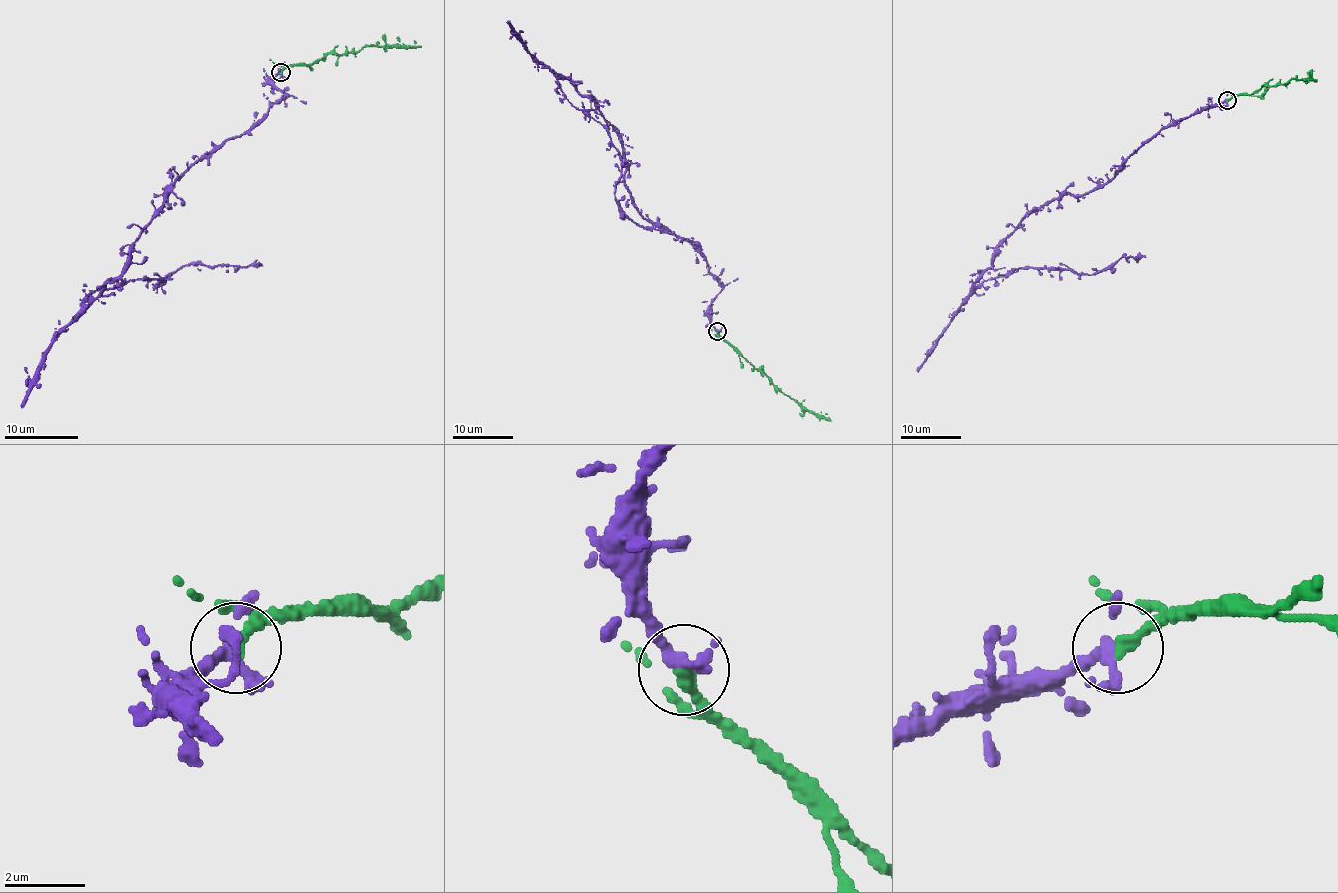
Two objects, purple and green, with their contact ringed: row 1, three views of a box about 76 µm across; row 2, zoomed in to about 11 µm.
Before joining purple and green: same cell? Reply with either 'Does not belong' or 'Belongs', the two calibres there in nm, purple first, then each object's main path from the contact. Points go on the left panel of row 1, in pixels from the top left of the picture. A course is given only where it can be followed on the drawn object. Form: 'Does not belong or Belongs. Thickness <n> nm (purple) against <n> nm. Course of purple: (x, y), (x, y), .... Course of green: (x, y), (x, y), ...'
Belongs. Thickness 240 nm (purple) against 360 nm. Course of purple: (280, 72), (286, 95), (167, 187), (127, 267), (84, 298), (189, 263), (262, 263). Course of green: (280, 72), (293, 65), (317, 63), (328, 54), (358, 52), (364, 46), (421, 46)

